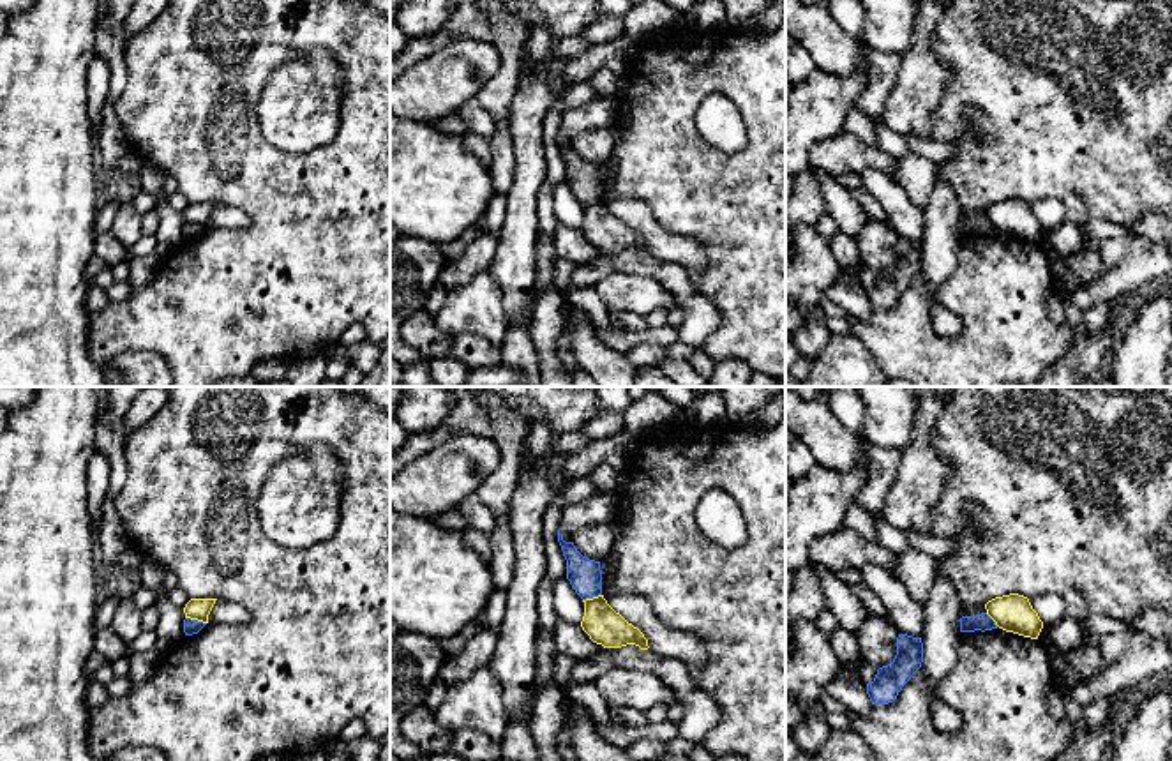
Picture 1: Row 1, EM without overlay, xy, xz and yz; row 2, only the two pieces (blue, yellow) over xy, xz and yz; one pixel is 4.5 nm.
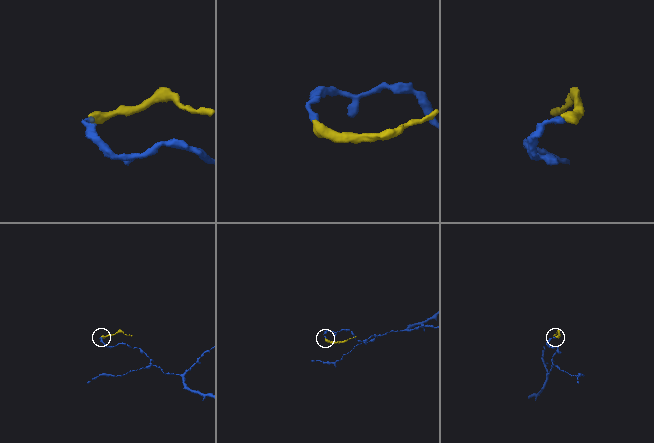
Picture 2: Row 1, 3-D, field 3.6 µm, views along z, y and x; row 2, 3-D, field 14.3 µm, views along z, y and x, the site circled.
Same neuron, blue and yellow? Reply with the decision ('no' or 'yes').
no

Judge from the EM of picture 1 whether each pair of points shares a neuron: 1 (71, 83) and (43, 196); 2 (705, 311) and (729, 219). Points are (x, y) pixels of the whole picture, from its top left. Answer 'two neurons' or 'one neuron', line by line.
1: one neuron
2: two neurons

